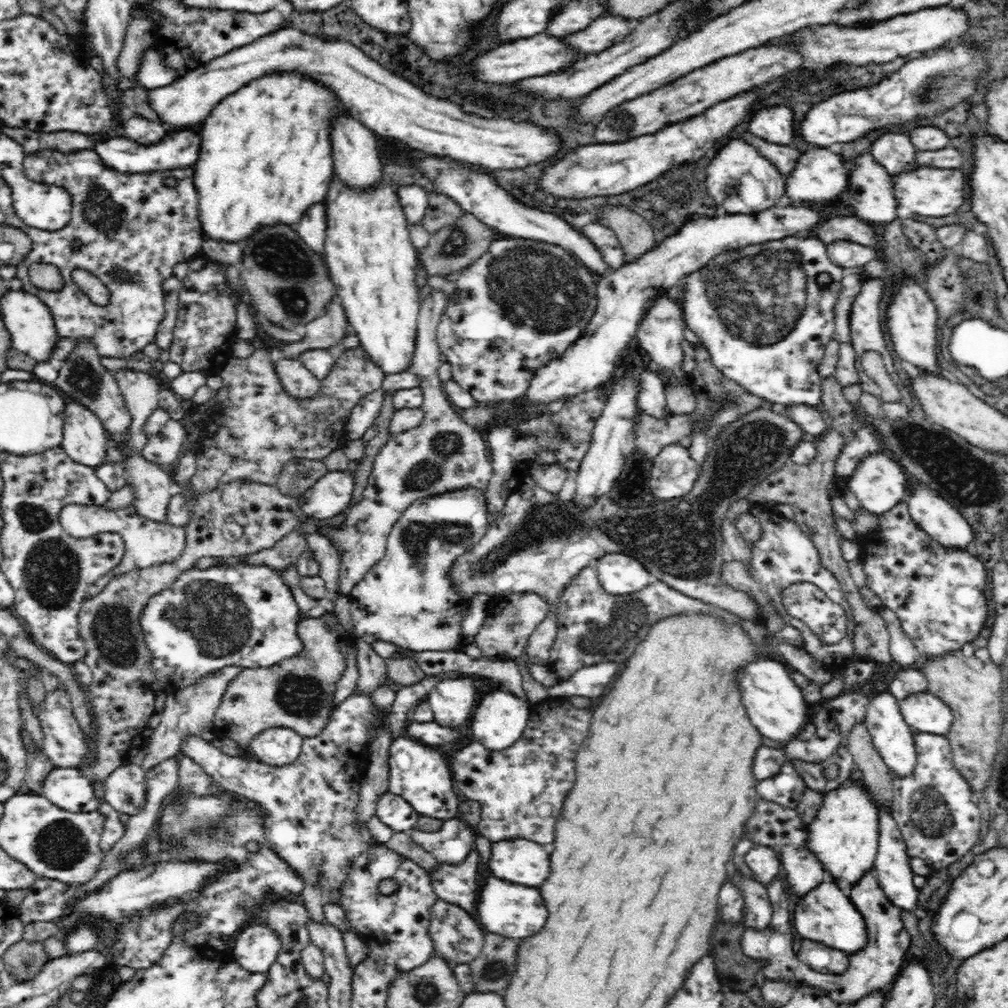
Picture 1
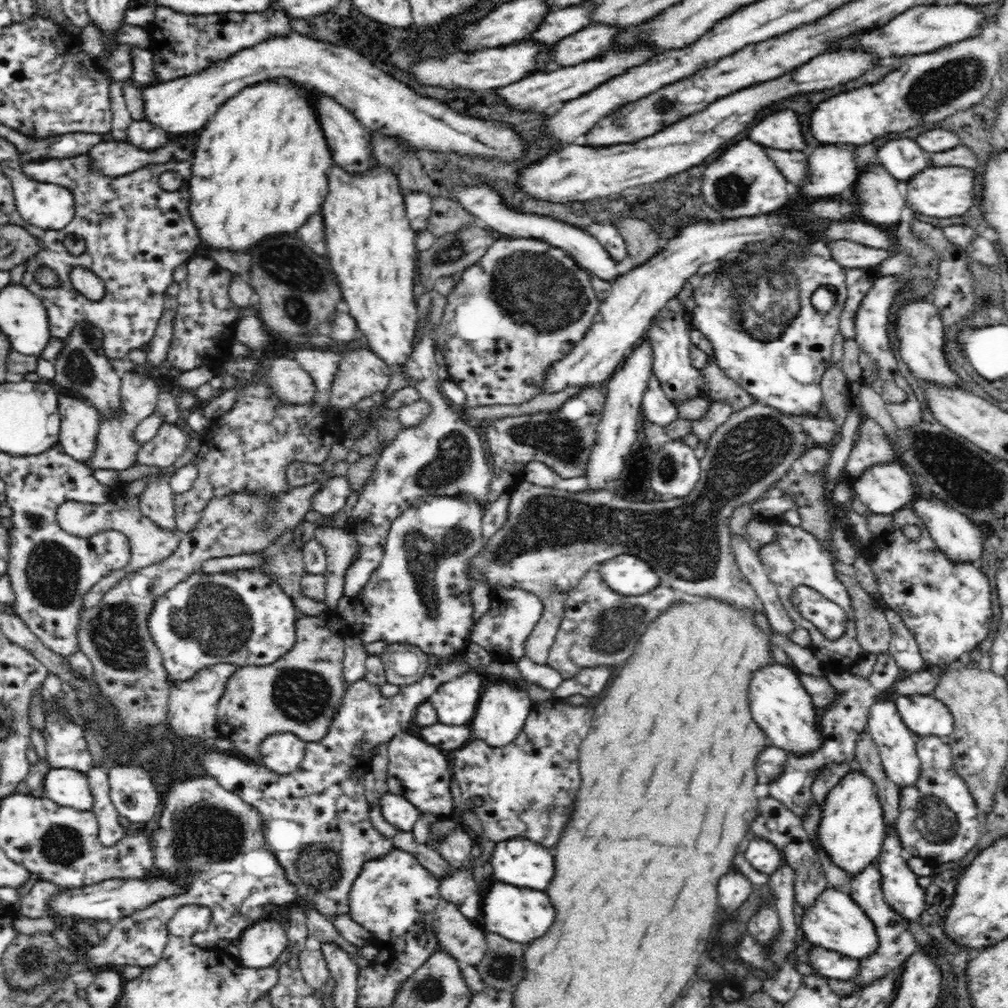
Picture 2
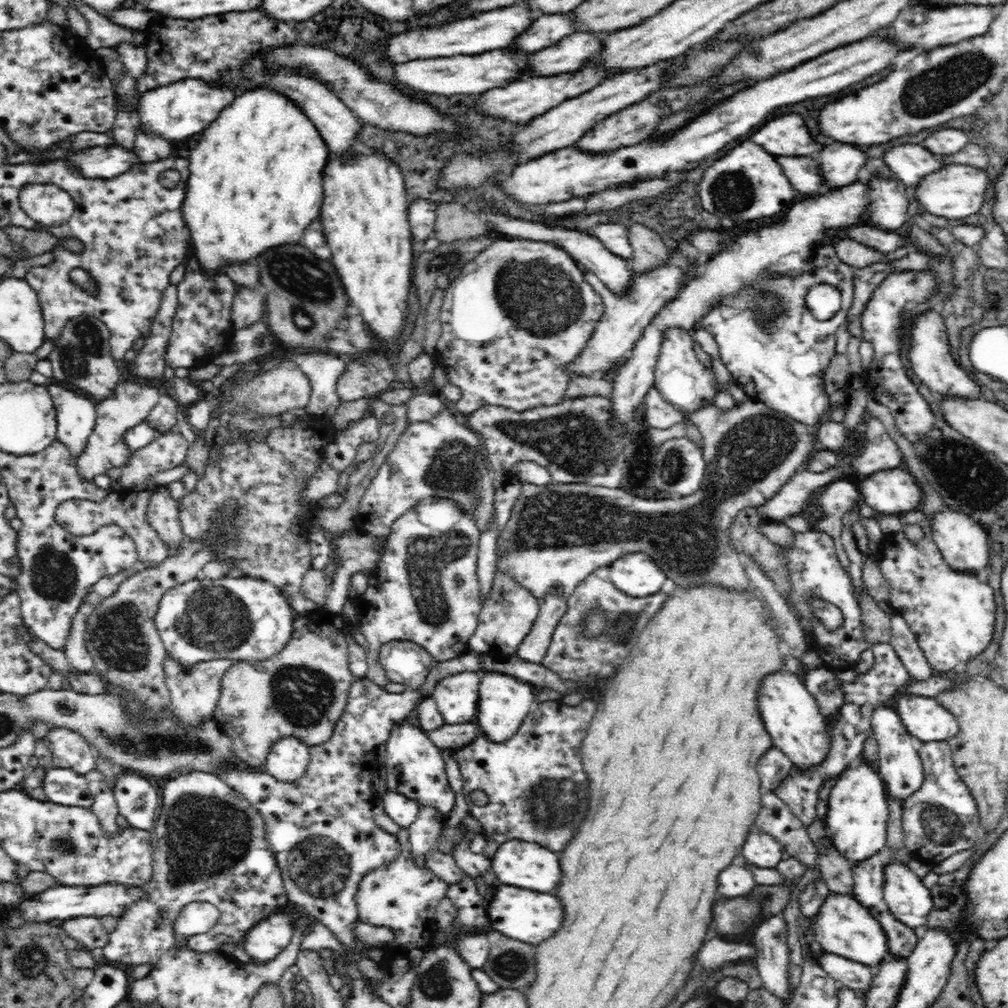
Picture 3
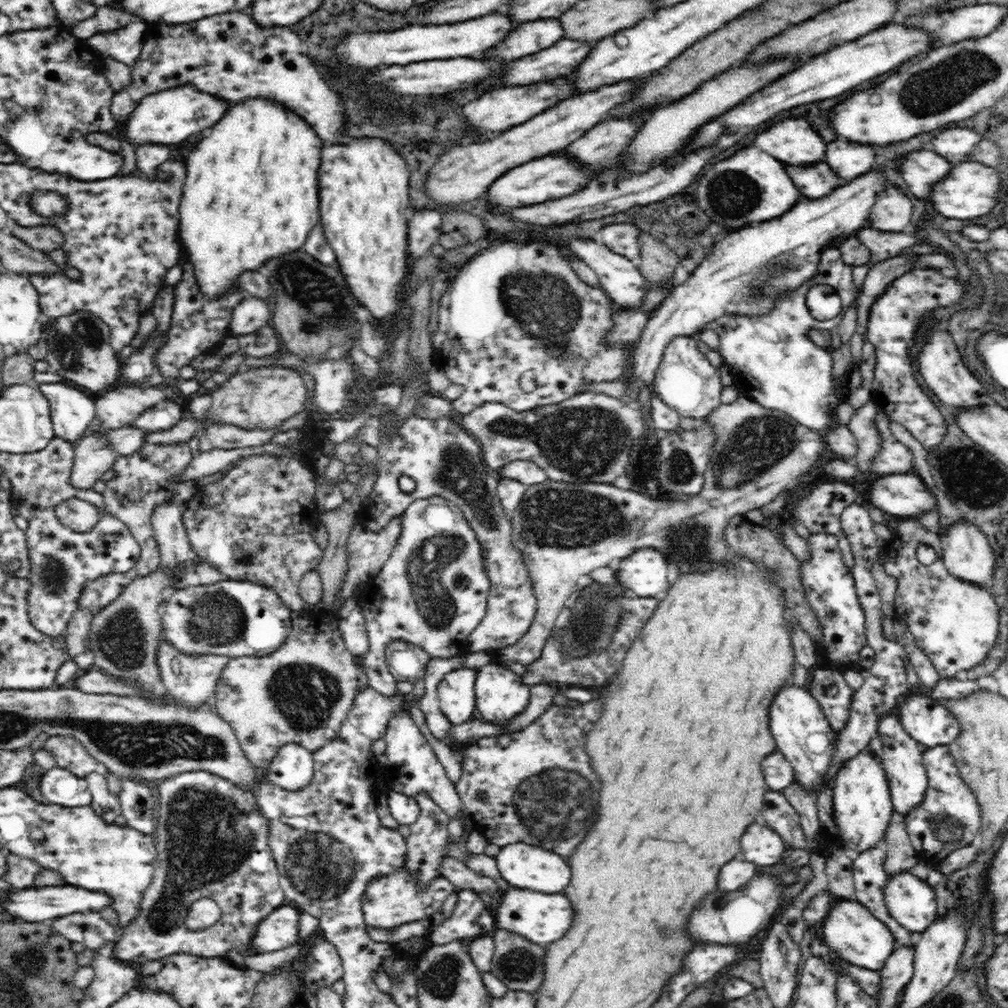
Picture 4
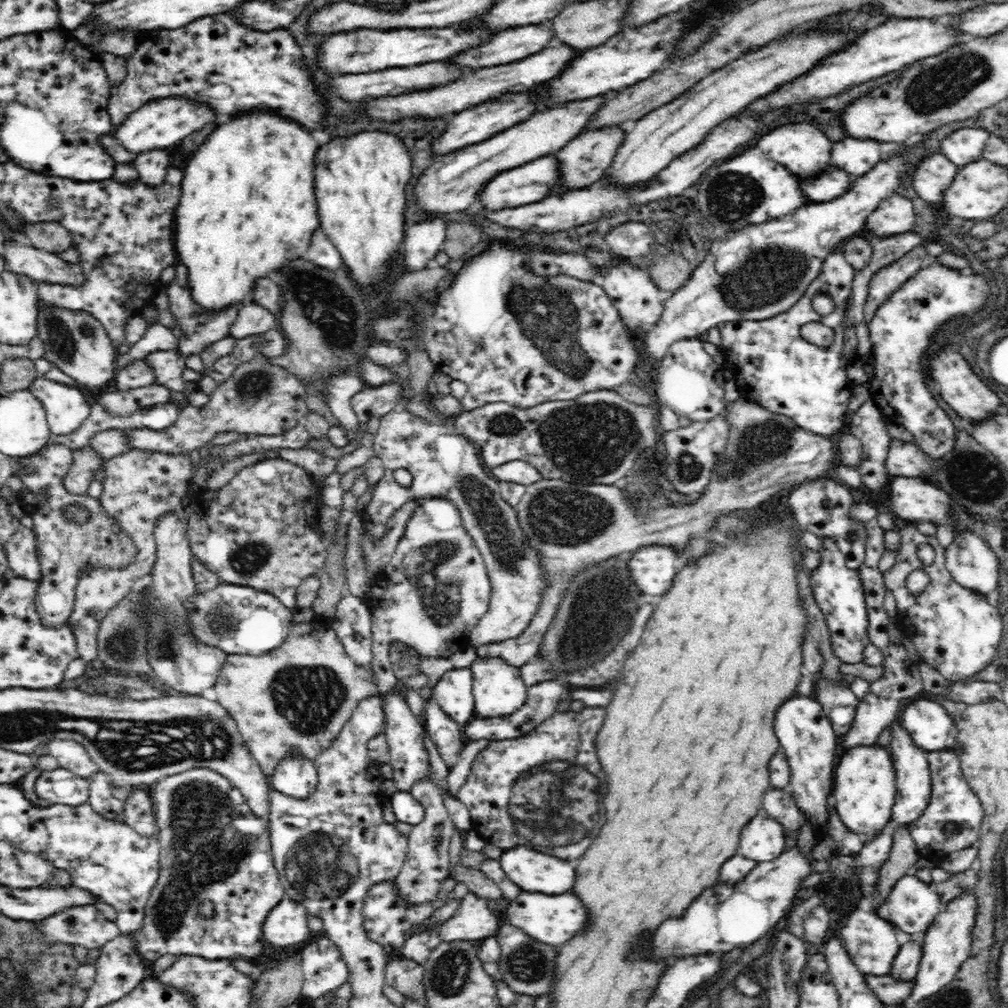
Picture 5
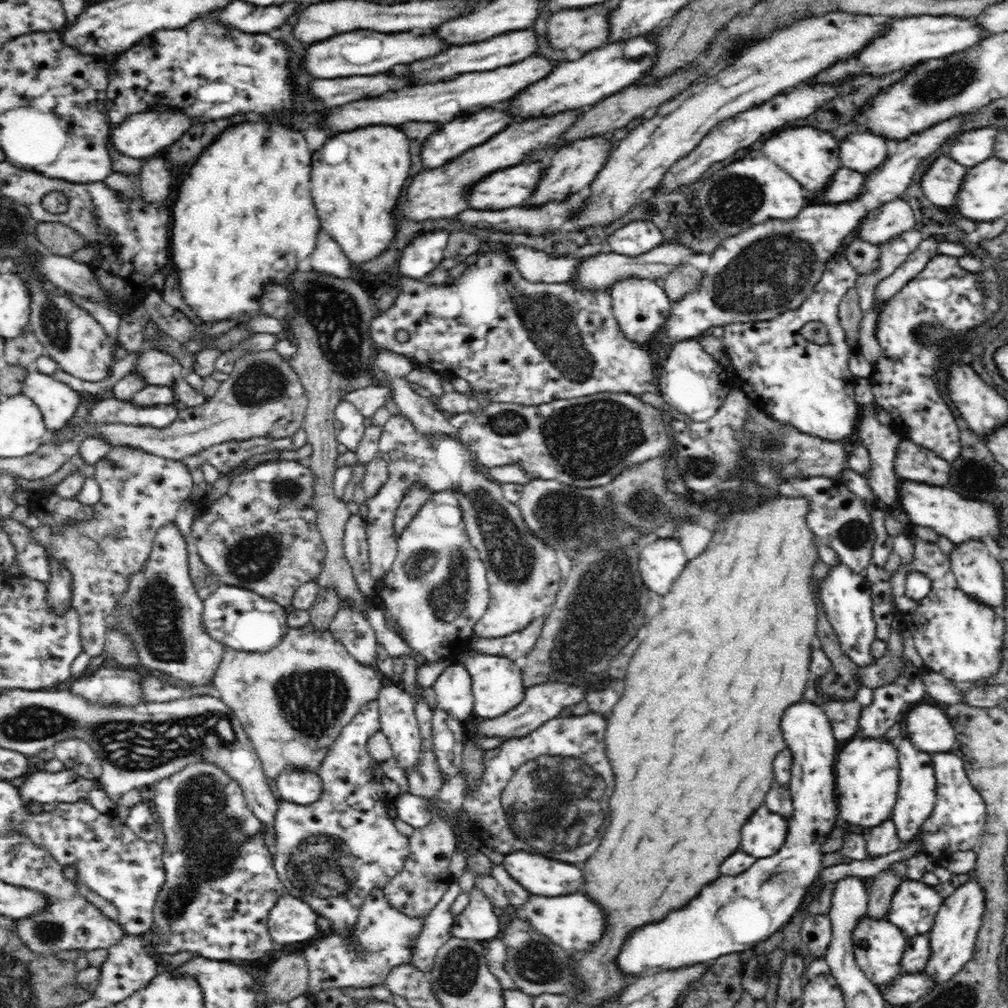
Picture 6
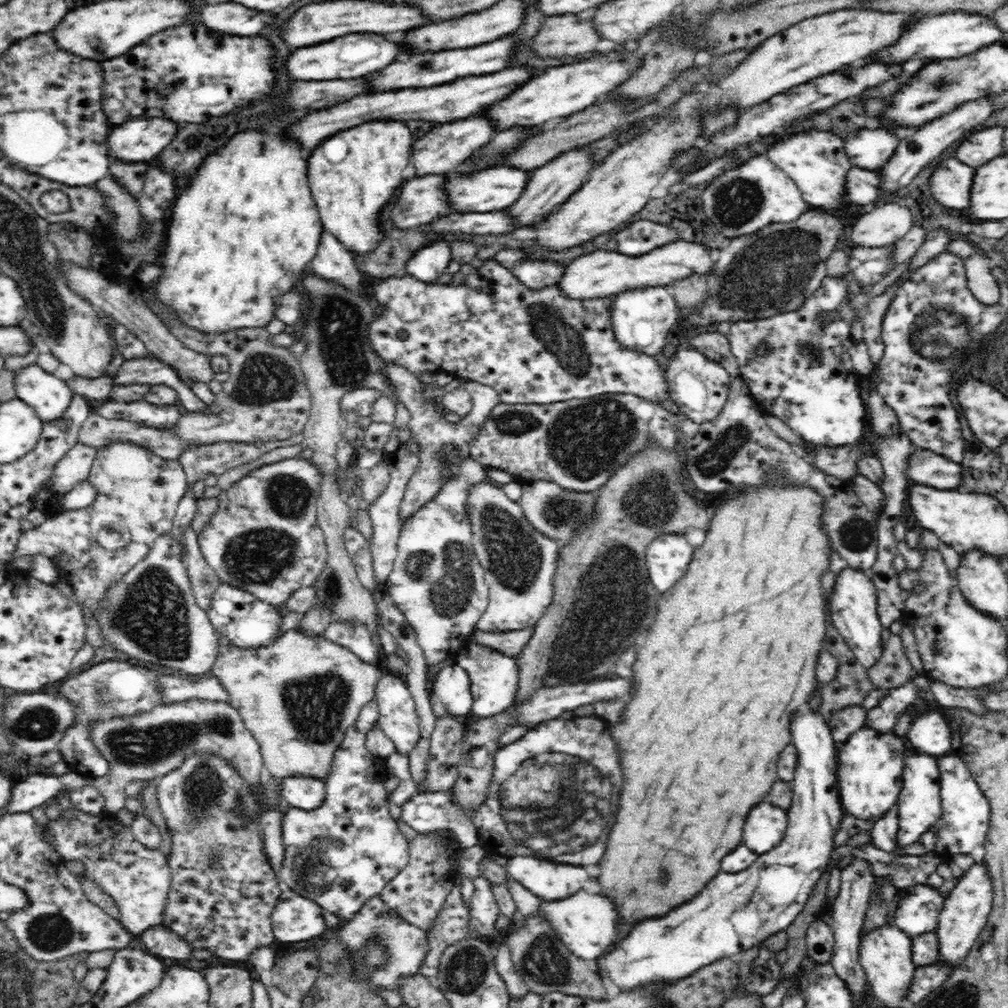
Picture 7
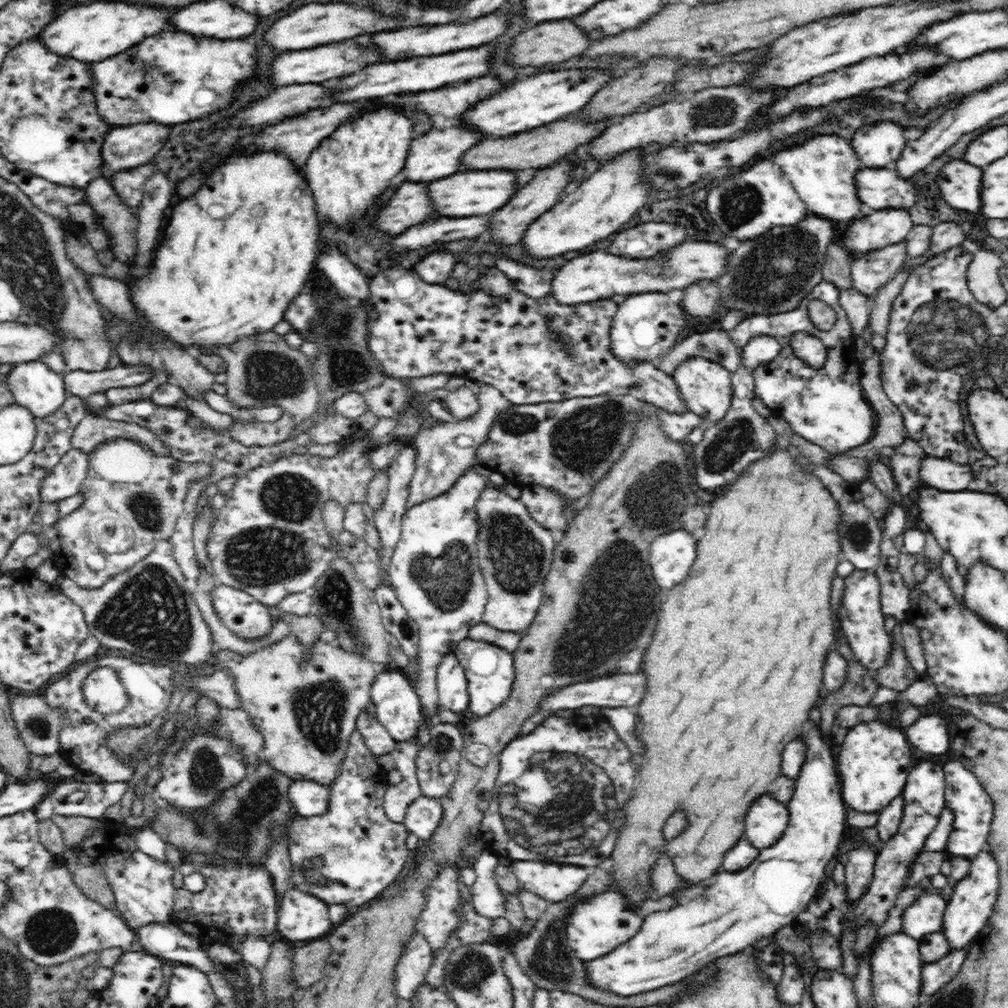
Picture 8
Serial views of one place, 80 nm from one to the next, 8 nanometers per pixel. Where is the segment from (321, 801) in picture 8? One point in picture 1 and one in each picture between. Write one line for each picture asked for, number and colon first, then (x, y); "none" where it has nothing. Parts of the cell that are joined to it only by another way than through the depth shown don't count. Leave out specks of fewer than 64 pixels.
1: (276, 746)
2: (282, 752)
3: (287, 760)
4: (292, 768)
5: (295, 775)
6: (296, 786)
7: (305, 792)

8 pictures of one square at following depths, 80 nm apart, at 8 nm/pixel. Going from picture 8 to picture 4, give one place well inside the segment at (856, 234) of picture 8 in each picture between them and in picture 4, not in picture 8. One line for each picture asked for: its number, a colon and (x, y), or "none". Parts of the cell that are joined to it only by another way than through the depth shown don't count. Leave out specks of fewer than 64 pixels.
4: (891, 212)
5: (895, 215)
6: (891, 219)
7: (882, 226)

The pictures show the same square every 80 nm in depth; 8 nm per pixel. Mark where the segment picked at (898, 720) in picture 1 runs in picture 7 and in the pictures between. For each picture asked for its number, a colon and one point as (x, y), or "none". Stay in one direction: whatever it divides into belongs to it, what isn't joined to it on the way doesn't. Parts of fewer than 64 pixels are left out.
2: (896, 744)
3: (900, 765)
4: (901, 756)
5: (912, 778)
6: (917, 790)
7: (919, 804)

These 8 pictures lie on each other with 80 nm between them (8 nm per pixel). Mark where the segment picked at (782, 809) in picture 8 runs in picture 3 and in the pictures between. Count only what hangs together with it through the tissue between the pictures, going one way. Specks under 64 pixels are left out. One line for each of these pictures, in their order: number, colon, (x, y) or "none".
3: (761, 849)
4: (762, 846)
5: (763, 839)
6: (764, 834)
7: (766, 824)

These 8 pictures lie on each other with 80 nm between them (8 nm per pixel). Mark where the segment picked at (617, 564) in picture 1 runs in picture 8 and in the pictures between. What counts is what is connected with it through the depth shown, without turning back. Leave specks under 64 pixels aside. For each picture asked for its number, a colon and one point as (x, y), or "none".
2: (627, 575)
3: (637, 575)
4: (645, 573)
5: (652, 567)
6: (663, 560)
7: (667, 558)
8: (670, 555)

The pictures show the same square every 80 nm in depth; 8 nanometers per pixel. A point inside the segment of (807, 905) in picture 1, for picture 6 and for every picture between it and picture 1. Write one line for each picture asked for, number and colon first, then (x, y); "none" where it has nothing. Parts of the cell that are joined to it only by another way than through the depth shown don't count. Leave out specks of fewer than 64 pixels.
2: (834, 920)
3: (842, 926)
4: (850, 930)
5: (870, 941)
6: (878, 945)

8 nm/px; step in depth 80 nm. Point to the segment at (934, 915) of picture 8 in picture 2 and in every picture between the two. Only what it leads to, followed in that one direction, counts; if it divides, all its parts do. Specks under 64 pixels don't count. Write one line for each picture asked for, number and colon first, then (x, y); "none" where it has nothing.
2: (901, 890)
3: (907, 897)
4: (910, 900)
5: (912, 905)
6: (913, 908)
7: (917, 907)

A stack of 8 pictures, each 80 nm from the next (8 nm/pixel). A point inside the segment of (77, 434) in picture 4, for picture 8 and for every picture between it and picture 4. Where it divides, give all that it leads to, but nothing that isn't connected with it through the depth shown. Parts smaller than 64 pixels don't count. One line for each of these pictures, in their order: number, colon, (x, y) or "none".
5: (66, 408)
6: (58, 402)
7: (50, 397)
8: (36, 387)

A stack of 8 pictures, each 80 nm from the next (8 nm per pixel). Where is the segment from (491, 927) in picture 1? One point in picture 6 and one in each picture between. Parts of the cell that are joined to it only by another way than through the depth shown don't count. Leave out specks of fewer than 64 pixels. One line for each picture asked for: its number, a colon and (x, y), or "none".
2: (519, 914)
3: (529, 917)
4: (538, 918)
5: (548, 919)
6: (573, 922)

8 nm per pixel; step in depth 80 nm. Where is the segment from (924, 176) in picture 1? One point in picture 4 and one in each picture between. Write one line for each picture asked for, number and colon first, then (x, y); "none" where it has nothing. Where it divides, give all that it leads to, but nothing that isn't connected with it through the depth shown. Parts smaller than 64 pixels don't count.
2: (941, 192)
3: (958, 190)
4: (971, 189)

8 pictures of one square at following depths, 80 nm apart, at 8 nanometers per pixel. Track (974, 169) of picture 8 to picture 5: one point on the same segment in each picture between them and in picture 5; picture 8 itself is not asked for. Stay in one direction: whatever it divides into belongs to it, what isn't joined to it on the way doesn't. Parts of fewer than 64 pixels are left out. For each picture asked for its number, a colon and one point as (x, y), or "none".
5: (933, 174)
6: (940, 183)
7: (949, 183)

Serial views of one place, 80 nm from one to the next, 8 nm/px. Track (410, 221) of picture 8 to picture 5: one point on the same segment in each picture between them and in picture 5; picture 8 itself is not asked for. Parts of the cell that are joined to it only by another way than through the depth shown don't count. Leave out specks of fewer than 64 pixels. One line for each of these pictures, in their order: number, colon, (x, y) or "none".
5: (448, 185)
6: (434, 193)
7: (420, 203)

